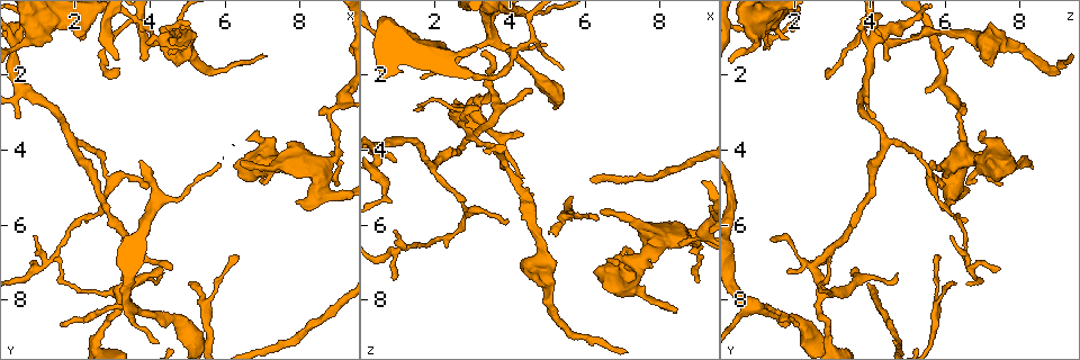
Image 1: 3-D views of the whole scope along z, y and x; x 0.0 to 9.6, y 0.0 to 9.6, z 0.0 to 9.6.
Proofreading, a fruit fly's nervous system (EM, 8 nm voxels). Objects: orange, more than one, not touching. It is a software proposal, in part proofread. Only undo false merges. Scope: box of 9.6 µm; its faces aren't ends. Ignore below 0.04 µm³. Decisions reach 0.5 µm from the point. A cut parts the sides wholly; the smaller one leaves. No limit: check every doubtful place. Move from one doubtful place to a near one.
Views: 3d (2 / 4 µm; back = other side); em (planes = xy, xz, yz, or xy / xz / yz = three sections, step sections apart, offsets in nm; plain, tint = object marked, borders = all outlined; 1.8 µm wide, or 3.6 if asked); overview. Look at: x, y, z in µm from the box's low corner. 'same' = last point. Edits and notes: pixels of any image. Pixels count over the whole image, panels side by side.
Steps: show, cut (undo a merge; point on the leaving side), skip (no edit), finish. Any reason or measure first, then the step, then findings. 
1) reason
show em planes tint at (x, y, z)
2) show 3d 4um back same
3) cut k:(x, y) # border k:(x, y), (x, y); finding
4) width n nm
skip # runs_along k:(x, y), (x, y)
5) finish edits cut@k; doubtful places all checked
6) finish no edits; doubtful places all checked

sudden change in width
show 3d 4um at (9.00, 4.20, 6.55)

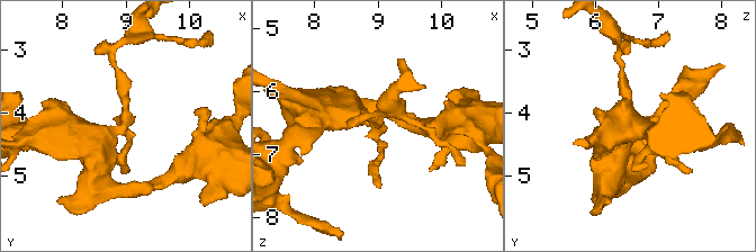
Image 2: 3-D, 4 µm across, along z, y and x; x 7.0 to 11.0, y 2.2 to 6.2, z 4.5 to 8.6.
show em planes borders at (9.00, 4.15, 6.55)

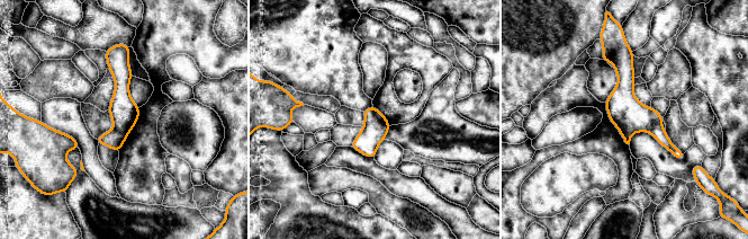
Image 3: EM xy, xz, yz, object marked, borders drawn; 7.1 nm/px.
cut 3:(124, 112) # a second neuron is stuck on

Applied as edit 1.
arms part here
show em planes tint at (7.95, 4.15, 6.45)

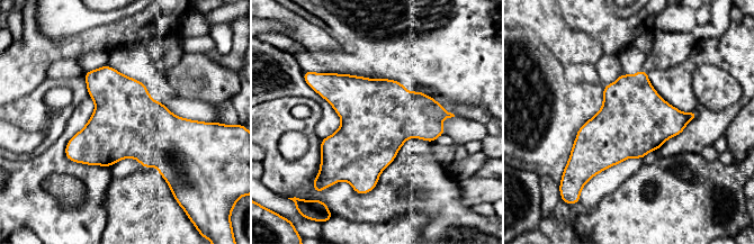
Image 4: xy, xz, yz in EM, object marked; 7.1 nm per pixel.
skip # one neuron here

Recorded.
calibre changes
show 3d 2um back at (4.90, 0.95, 7.25)

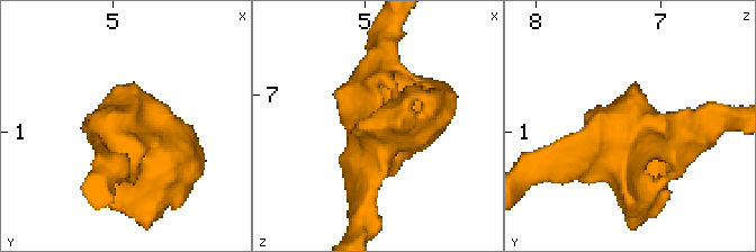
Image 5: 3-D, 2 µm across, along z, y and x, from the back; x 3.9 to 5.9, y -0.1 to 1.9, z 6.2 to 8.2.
show em planes tint at (4.90, 0.94, 7.22)

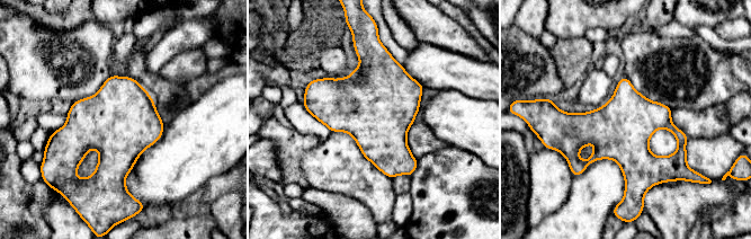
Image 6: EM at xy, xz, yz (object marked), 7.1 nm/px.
skip # all the same neuron

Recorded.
thick turns thin
show em xy step 8 tint at (0.65, 2.45, 3.85)

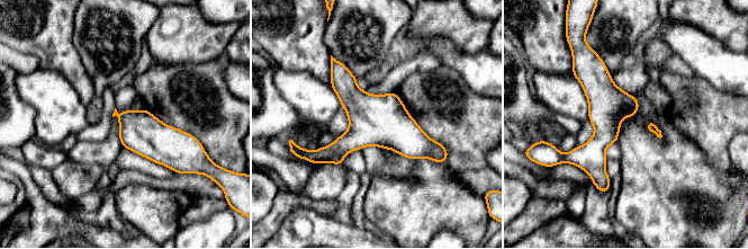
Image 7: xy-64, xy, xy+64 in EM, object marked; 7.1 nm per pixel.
show em planes tint same

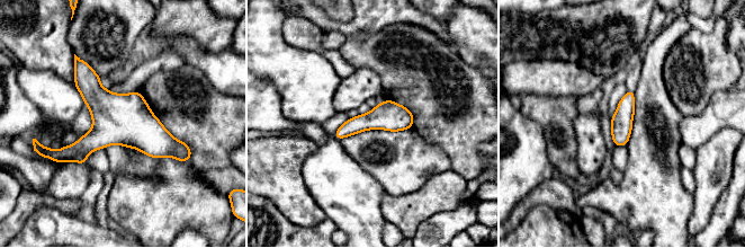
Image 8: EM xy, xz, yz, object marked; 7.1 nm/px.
skip # continuous, no second neuron

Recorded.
thick turns thin
show 3d 2um at (3.40, 8.05, 0.70)

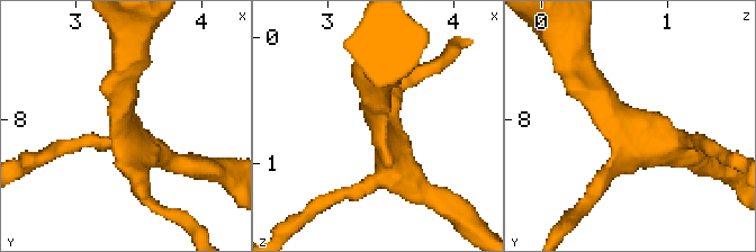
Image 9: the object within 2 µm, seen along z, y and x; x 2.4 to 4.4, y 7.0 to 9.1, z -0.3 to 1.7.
show em xz step 8 tint at (3.40, 8.08, 0.70)

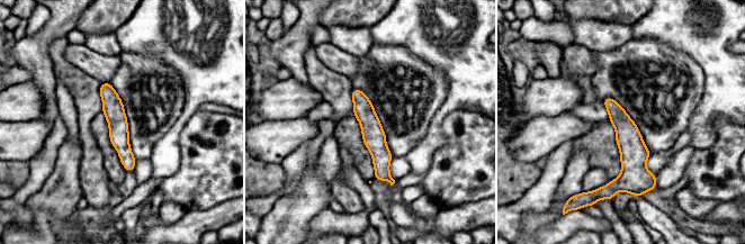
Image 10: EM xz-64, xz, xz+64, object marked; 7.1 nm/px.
show em planes tint same

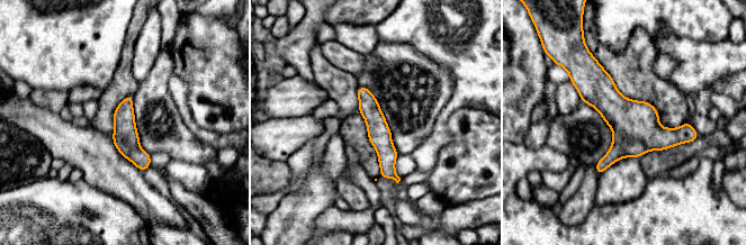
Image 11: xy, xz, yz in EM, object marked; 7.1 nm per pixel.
skip # runs_along 11:(593, 64), (646, 134), (693, 137); all the same neuron

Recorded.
finish edits cut@3; doubtful places all checked

